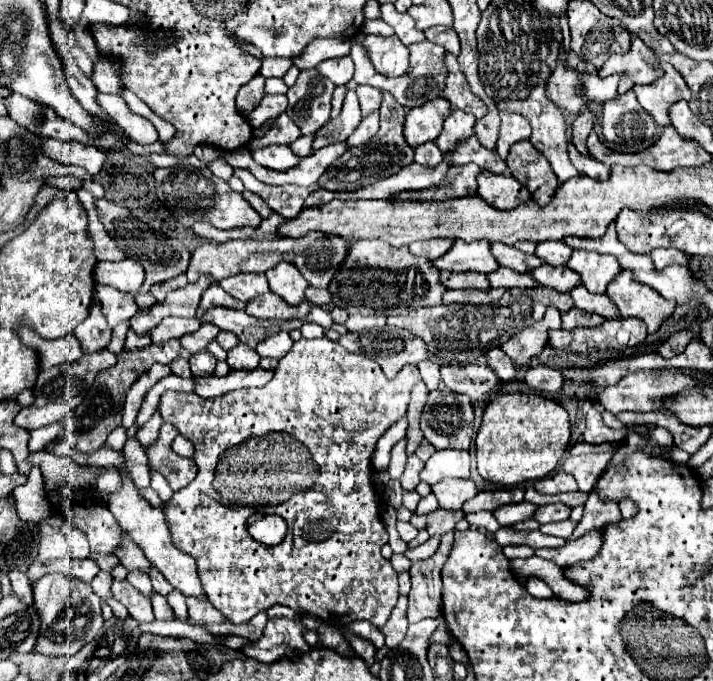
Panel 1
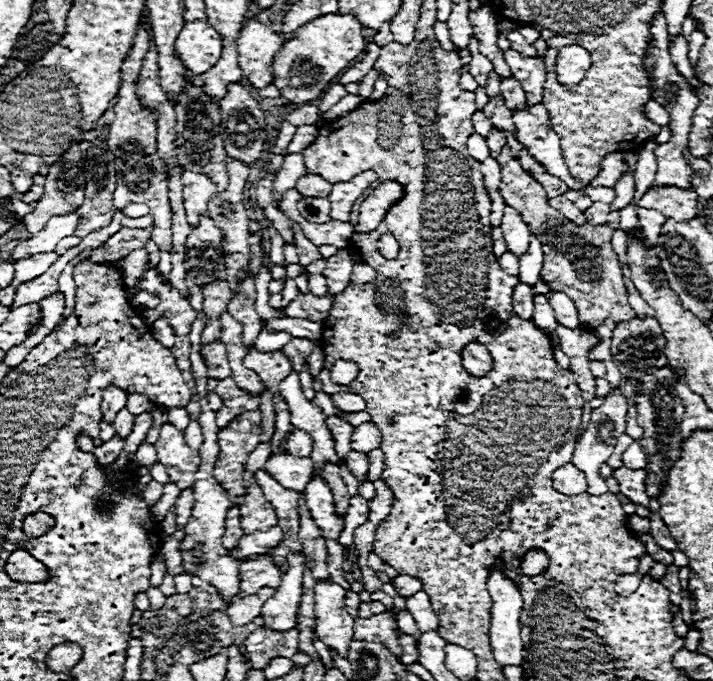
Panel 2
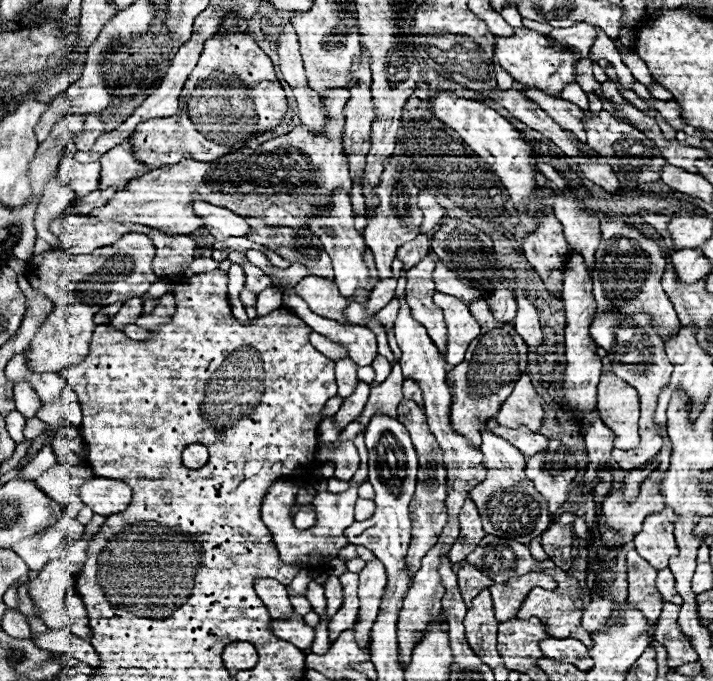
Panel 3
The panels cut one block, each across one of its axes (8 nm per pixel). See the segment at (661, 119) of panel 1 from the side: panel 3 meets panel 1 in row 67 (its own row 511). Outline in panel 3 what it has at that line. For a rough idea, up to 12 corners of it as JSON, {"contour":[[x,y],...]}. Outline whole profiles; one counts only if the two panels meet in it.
{"contour":[[674,512],[646,516],[634,548],[656,570],[678,546]]}

